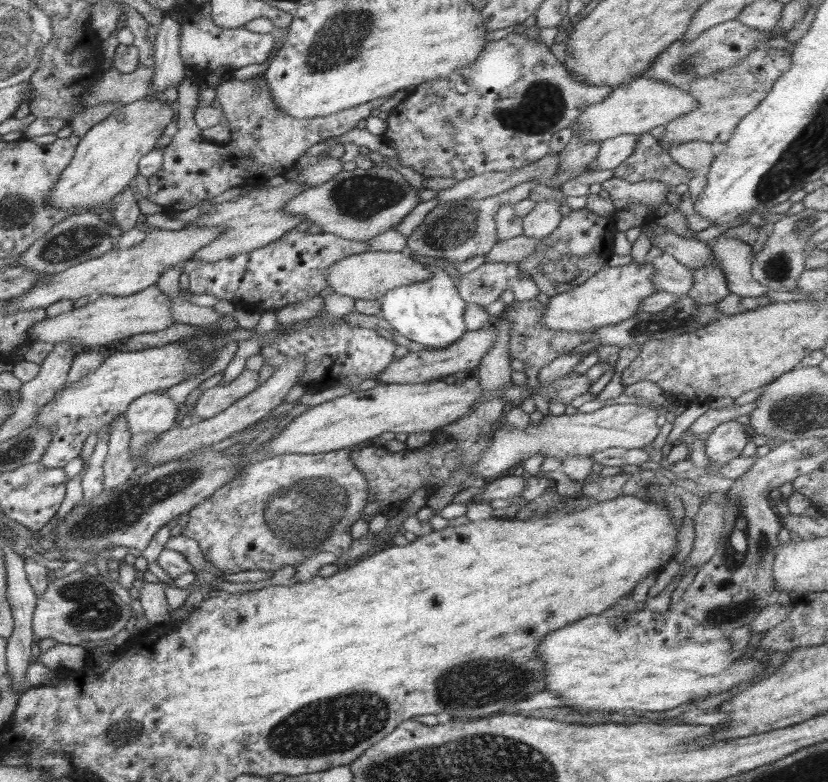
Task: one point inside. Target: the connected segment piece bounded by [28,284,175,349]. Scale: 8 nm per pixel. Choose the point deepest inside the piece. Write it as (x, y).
(106, 318)

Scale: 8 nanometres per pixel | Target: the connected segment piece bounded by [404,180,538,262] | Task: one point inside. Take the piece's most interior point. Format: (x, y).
(466, 228)

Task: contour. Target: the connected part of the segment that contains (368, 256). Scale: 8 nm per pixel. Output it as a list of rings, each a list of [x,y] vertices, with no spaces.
[[[368,251],[361,252],[357,255],[344,257],[342,260],[335,262],[329,270],[327,270],[327,286],[332,288],[332,293],[342,294],[342,296],[350,296],[350,298],[372,300],[380,299],[392,288],[398,288],[406,284],[414,282],[422,282],[431,276],[431,270],[422,264],[406,255],[403,251],[400,252],[380,252]]]

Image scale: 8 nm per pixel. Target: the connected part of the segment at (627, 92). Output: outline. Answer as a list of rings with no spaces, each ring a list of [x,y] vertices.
[[[638,76],[624,85],[616,86],[604,100],[591,104],[583,109],[582,114],[574,121],[572,130],[581,136],[583,141],[601,143],[620,135],[641,135],[652,128],[664,127],[672,120],[692,112],[699,107],[699,102],[685,90],[654,80]]]

